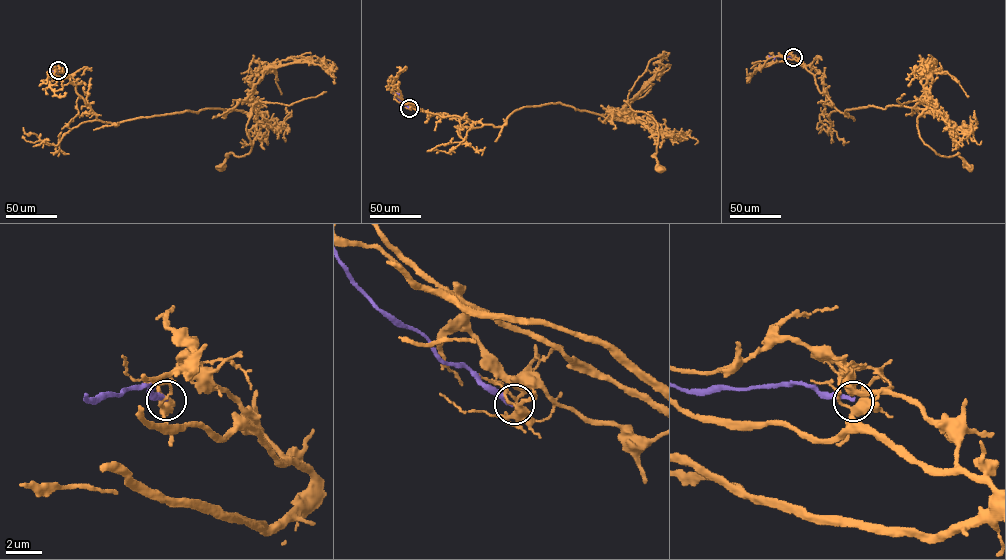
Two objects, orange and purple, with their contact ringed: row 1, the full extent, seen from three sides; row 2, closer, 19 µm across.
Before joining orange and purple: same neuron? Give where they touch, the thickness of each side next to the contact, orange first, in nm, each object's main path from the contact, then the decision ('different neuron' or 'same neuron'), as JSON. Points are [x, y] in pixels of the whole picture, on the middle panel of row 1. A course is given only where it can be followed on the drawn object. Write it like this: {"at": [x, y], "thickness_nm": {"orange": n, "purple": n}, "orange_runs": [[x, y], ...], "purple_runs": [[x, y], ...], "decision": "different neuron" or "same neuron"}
{"at": [409, 108], "thickness_nm": {"orange": 400, "purple": 240}, "orange_runs": [[409, 108], [495, 126], [523, 107], [559, 102], [628, 123], [631, 108], [643, 111], [658, 125], [661, 169]], "purple_runs": [[409, 108], [391, 91]], "decision": "different neuron"}

